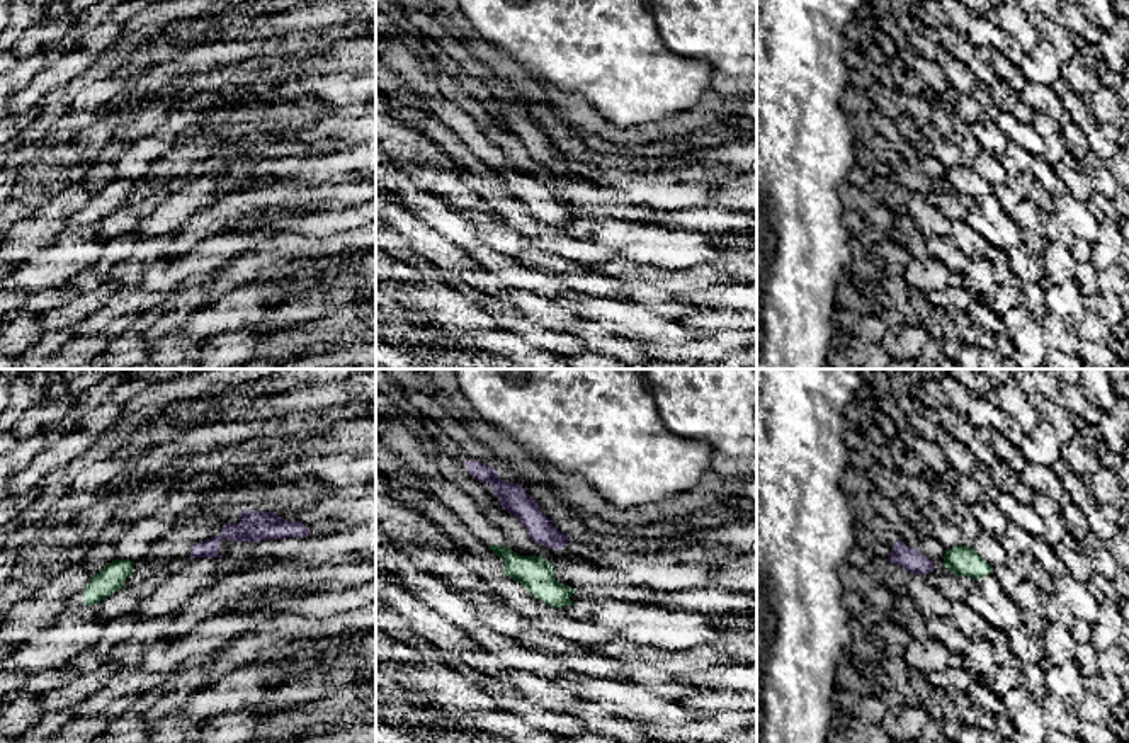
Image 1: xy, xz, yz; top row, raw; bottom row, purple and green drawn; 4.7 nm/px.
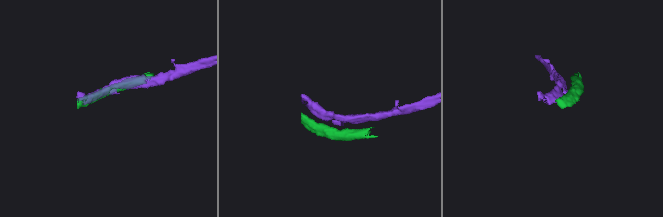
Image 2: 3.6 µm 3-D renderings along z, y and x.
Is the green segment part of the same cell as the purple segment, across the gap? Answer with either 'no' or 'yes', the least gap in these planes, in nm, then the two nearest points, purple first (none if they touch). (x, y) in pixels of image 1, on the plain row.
no | 50 nm | yz (934, 186), (944, 182)

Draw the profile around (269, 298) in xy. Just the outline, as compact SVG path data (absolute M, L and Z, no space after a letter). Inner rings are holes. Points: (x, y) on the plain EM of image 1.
M264 275L255 284L238 287L187 316L180 332L189 340L201 342L219 333L252 328L262 320L267 308L282 304L299 292L277 292L274 277Z

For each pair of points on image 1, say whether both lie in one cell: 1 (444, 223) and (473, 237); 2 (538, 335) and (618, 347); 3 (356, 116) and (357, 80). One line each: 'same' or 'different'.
1: same
2: different
3: different

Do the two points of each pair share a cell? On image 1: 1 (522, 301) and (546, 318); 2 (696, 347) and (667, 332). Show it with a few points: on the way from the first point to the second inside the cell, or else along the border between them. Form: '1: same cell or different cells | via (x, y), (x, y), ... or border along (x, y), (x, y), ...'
1: same cell | via (527, 303), (541, 313)
2: different cells | border along (704, 330), (677, 344), (653, 344)

